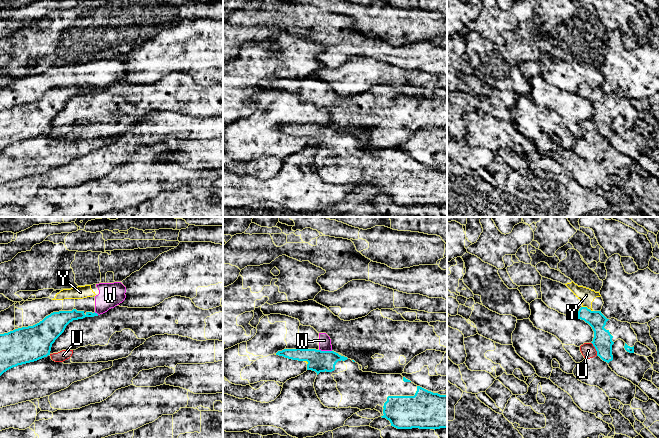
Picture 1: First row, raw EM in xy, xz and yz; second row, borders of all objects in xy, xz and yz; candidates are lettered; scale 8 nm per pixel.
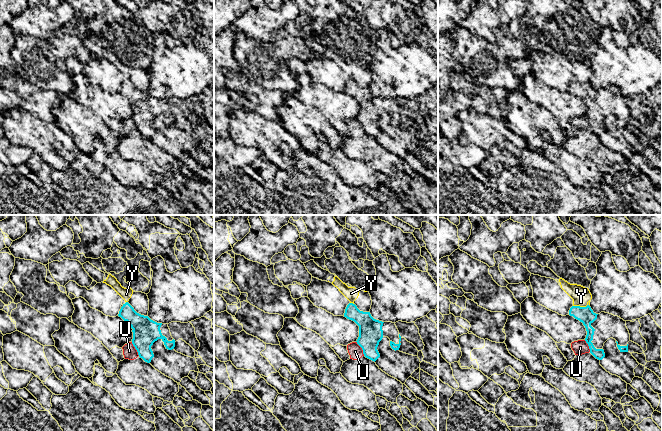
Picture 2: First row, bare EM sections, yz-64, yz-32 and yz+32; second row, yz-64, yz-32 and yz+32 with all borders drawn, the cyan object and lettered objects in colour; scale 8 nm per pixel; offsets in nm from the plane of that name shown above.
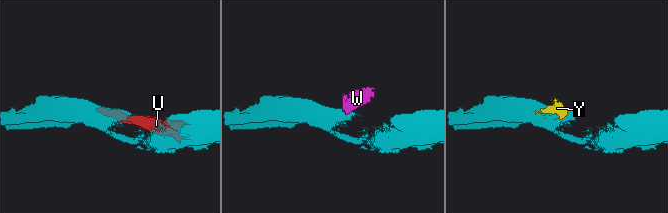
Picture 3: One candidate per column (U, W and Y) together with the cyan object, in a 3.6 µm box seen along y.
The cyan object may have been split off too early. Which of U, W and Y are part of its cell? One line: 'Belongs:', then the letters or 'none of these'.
Belongs: none of these

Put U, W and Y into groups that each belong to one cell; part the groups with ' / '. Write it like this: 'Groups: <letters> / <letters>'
Groups: U / W Y

